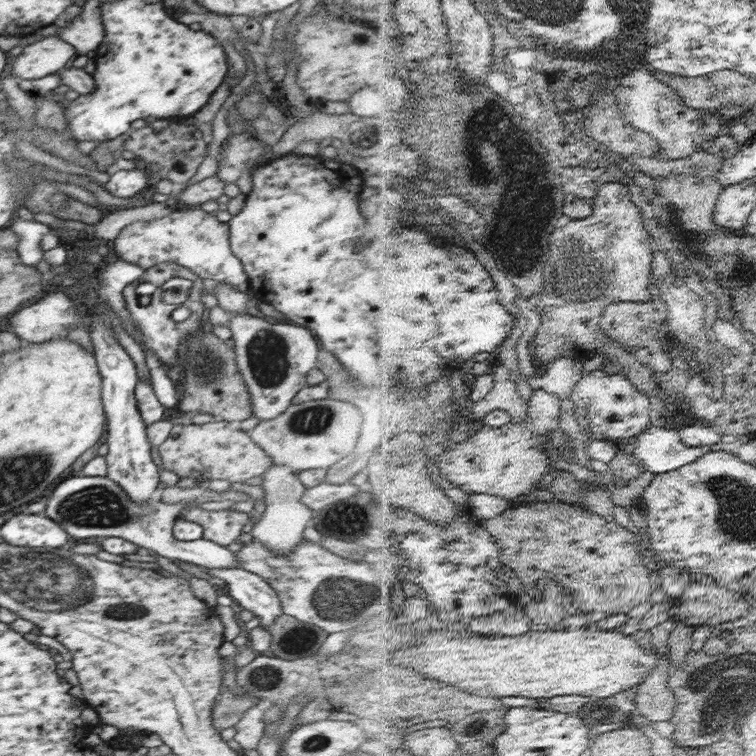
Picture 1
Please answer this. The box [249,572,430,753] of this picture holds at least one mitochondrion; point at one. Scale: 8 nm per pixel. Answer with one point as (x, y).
(298, 640)

